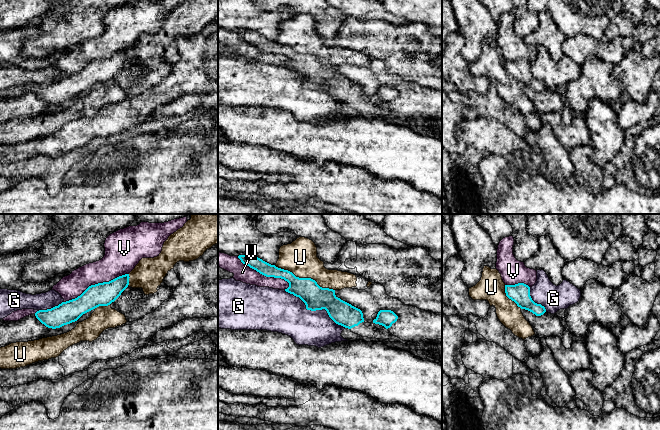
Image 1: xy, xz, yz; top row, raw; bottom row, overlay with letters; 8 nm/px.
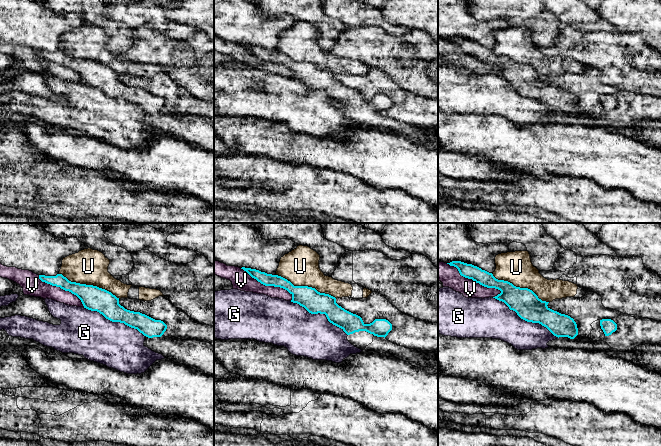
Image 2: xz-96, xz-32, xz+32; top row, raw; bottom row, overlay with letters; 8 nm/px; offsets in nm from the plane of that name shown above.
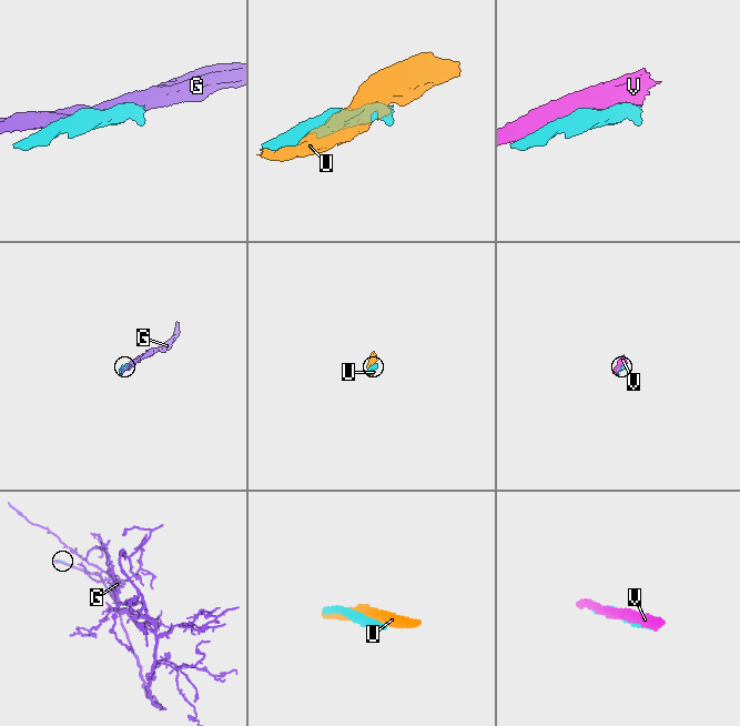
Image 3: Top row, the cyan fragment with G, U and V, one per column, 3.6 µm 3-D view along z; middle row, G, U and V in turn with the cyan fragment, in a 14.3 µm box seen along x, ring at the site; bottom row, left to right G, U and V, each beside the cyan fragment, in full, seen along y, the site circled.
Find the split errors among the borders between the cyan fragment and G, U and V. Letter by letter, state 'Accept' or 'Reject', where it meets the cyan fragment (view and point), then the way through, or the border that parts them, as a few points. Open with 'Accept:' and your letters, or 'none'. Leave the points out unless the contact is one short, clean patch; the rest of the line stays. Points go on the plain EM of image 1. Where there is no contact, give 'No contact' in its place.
Accept: none
G: Reject. Touches cyan at xz (314, 86)
U: Reject. Touches cyan at xz (304, 54)
V: Reject. Touches cyan at xy (96, 60)

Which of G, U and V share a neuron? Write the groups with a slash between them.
G / U / V

